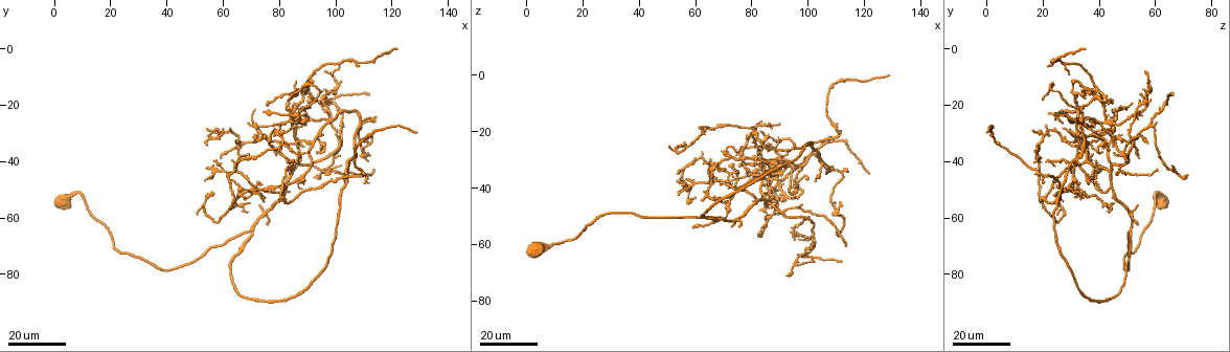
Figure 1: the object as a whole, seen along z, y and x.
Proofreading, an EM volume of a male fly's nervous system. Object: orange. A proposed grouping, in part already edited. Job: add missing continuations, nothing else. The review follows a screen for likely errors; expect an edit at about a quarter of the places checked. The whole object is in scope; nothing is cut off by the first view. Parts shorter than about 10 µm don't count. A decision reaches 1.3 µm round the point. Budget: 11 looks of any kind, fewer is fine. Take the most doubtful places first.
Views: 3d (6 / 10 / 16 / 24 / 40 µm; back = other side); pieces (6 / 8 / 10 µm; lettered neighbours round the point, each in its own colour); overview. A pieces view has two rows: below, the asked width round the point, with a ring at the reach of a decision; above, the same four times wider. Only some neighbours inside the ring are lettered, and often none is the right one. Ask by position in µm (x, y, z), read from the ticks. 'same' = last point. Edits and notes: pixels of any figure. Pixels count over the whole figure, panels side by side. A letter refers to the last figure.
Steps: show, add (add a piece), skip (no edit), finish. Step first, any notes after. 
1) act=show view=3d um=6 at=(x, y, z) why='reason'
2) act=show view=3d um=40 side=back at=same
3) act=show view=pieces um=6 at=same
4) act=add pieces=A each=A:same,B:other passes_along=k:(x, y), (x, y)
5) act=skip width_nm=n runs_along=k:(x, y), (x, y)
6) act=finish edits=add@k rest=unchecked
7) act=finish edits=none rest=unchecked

act=show view=3d um=24 at=(114, 44, 60) why='an open end'

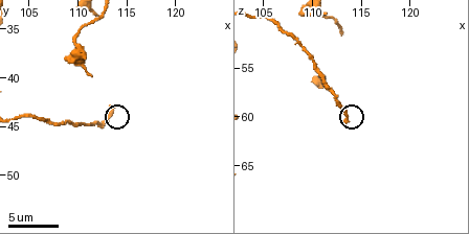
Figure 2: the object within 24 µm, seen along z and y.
act=show view=pieces um=8 at=(113.4, 43.2, 60.6)

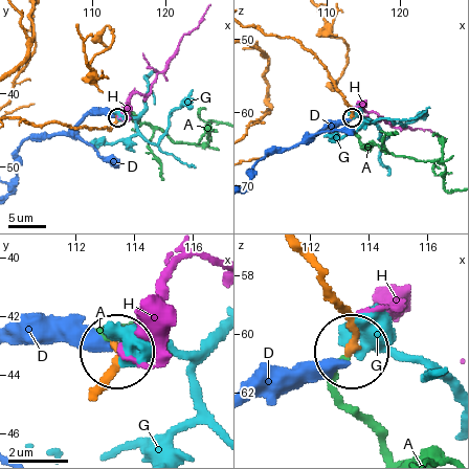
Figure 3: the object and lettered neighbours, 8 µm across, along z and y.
act=add pieces=A each=A:same,D:other,G:other,H:other passes_along=3:(317, 273), (348, 324), (348, 356), (335, 391), (393, 451) found='it goes on there'

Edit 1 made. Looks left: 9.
act=show view=3d um=24 at=(73, 56, 53) why='branch stops here'

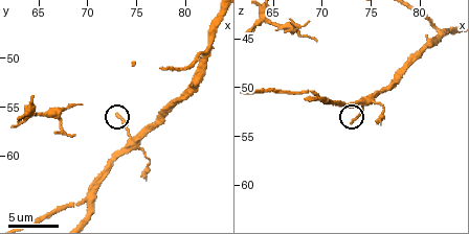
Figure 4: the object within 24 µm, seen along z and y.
act=show view=pieces um=10 at=(73.0, 55.6, 53.8)

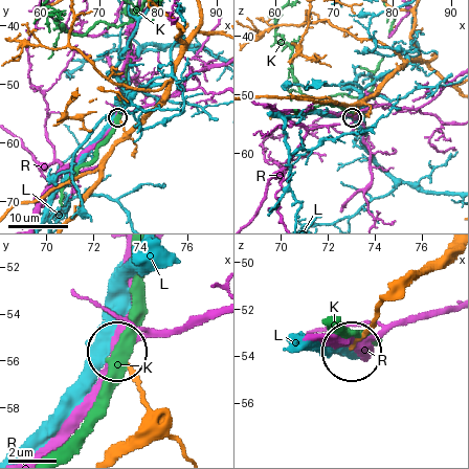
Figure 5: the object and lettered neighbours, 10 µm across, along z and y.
act=skip each=K:other,L:other,R:other runs_along=5:(381, 305), (353, 349) found='no lettered piece goes on from it'

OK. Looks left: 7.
act=show view=3d um=16 at=(54, 35, 34) why='free end'

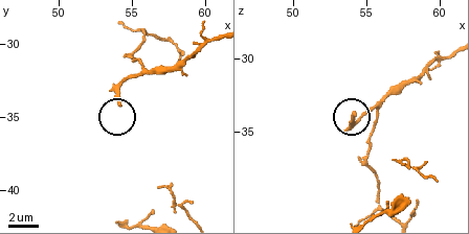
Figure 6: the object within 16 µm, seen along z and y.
act=show view=pieces um=10 at=(54.2, 34.2, 33.8)

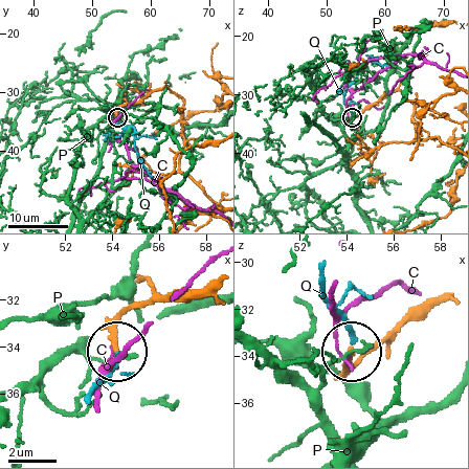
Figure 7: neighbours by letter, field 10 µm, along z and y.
act=add pieces=Q each=C:other,P:other,Q:same passes_along=7:(125, 103), (109, 133), (116, 137), (133, 128), (140, 162) found='the neuron continues'

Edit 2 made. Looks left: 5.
act=show view=overview

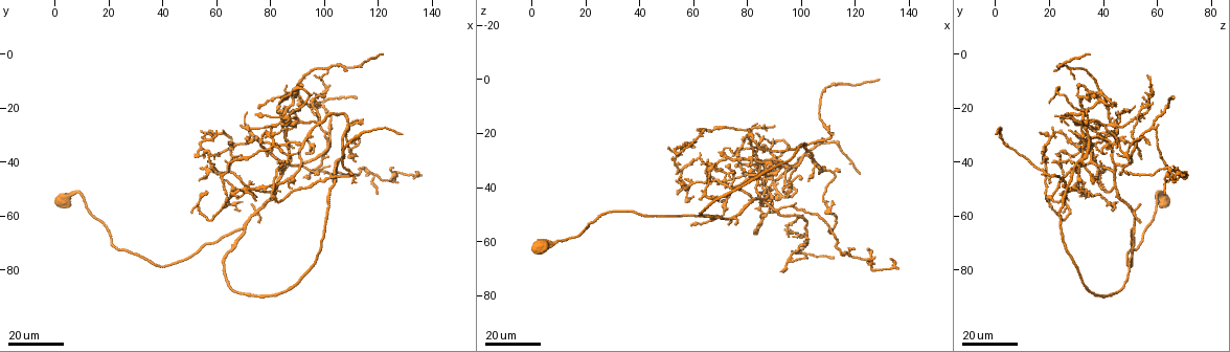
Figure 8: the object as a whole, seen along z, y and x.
act=show view=3d um=24 at=(111, 17, 66) why='long arm stops here'

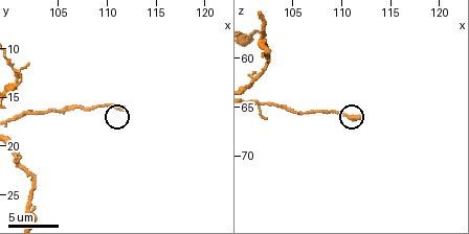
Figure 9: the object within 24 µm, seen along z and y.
act=show view=pieces um=10 at=(111.8, 16.4, 66.2)

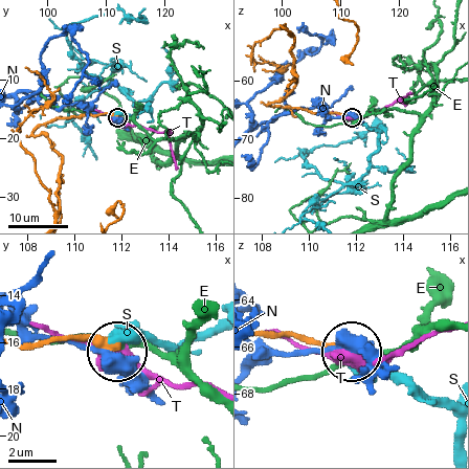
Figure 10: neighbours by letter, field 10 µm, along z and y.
act=skip each=E:other,N:other,S:other,T:other runs_along=10:(37, 135), (34, 132), (40, 126), (60, 118), (116, 116) found='no lettered piece goes on from it'

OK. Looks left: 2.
act=show view=3d um=24 at=(54, 42, 42)

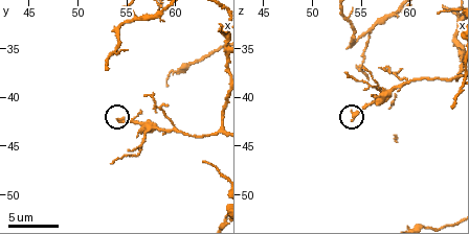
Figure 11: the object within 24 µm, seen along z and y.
act=show view=pieces um=8 at=same

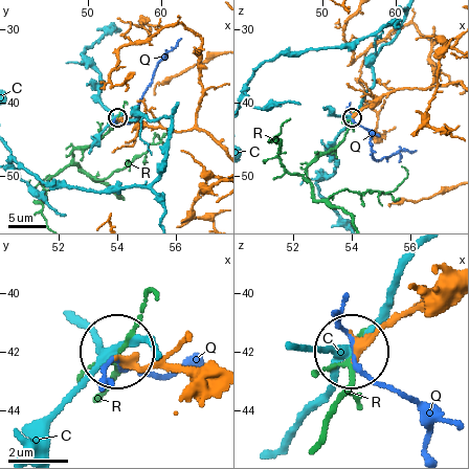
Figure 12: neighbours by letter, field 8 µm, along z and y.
act=skip each=C:other,Q:other,R:other runs_along=12:(446, 275), (358, 349) found='no lettered piece goes on from it'

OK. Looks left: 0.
act=finish edits=add@3,add@7 rest=unchecked

